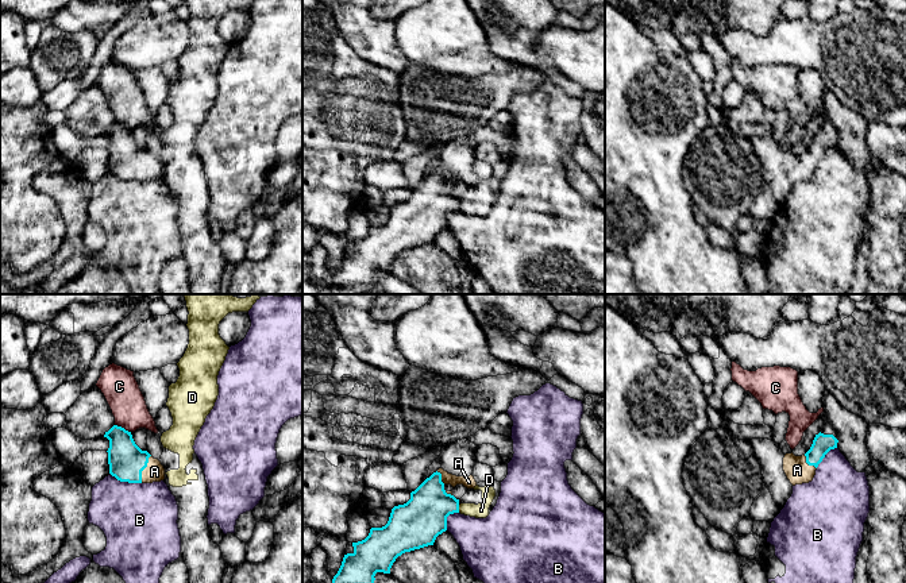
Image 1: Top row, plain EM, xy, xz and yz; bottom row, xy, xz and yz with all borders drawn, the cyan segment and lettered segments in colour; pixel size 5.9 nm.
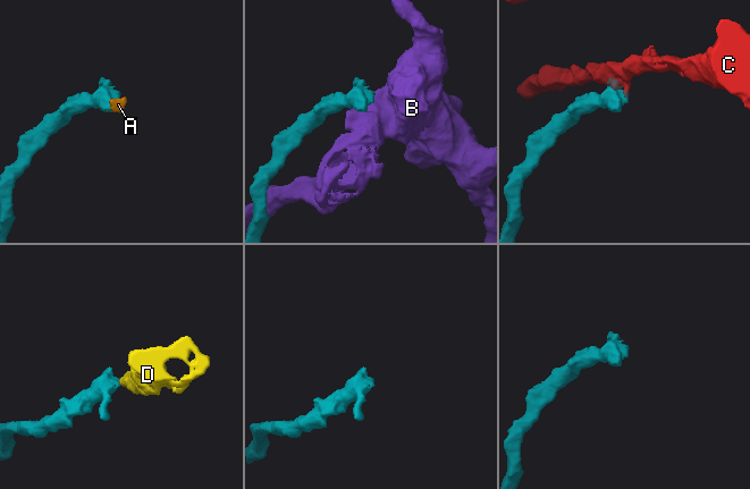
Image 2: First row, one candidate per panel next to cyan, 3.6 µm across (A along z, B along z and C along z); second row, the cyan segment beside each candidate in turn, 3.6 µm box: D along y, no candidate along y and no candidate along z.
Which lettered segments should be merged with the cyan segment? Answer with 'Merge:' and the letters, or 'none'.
Merge: A

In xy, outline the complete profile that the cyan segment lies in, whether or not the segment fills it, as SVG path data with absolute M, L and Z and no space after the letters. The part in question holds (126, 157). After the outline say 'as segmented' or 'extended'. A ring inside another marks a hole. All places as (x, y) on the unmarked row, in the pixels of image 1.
M113 123L104 135L109 138L109 171L120 179L153 181L165 177L165 166L158 157L142 148L131 130Z; extended

